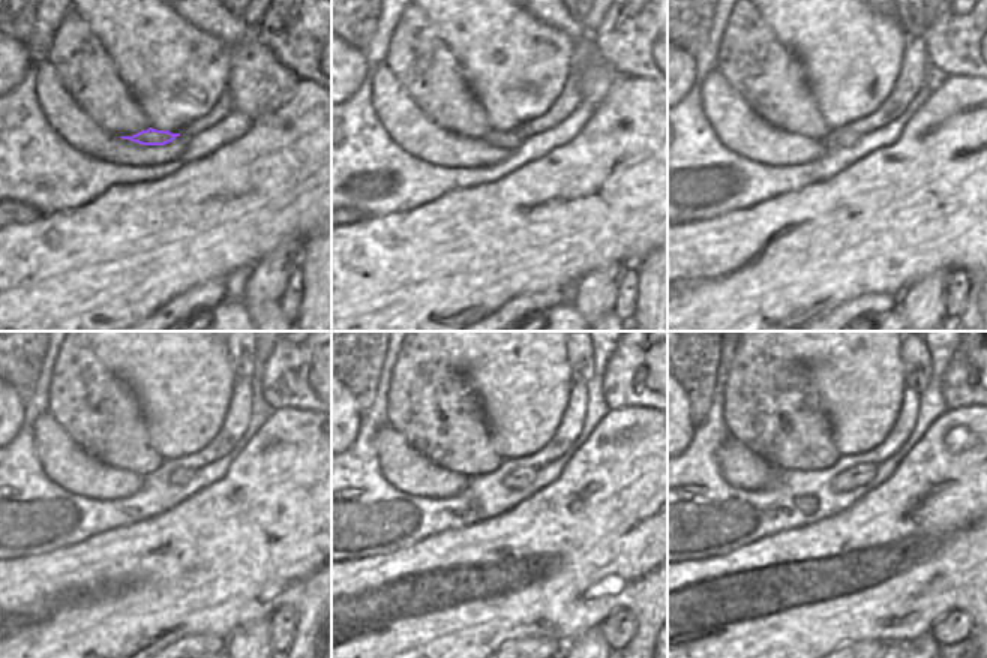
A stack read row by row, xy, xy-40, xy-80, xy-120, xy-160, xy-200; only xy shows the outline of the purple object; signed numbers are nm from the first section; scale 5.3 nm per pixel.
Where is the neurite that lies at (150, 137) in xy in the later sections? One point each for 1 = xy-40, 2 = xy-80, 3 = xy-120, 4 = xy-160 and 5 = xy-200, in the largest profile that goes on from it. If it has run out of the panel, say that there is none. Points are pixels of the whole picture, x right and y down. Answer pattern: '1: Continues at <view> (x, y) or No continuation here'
1: Continues at xy-40 (497, 138)
2: Continues at xy-80 (840, 140)
3: Continues at xy-120 (180, 477)
4: Continues at xy-160 (518, 478)
5: Continues at xy-200 (861, 474)

